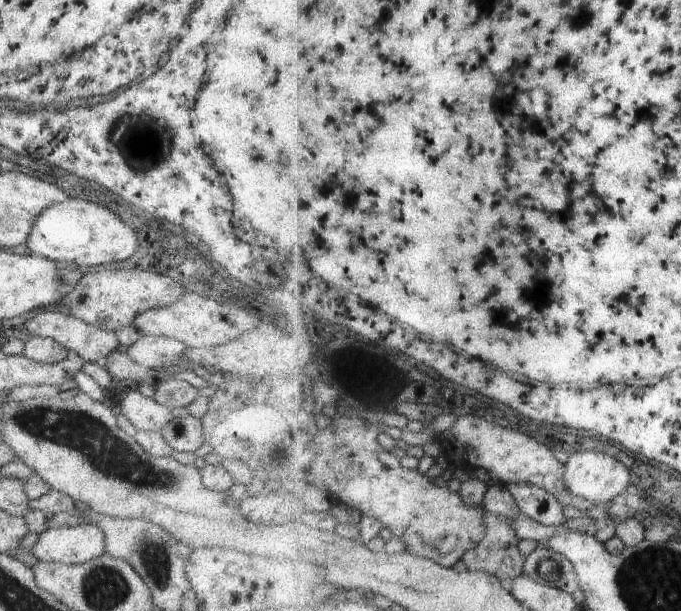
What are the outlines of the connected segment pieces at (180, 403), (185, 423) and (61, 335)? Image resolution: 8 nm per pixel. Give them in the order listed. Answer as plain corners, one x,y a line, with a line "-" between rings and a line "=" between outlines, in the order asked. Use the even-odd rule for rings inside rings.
168,380
157,385
153,400
160,405
172,410
177,407
188,407
201,392
182,380
=
191,415
172,418
159,434
172,451
194,453
203,445
201,423
=
38,312
34,314
23,326
21,332
30,337
47,337
60,344
66,350
74,350
76,354
85,361
97,363
105,368
106,358
118,349
119,341
115,331
106,331
102,328
87,324
73,316
66,316
60,312

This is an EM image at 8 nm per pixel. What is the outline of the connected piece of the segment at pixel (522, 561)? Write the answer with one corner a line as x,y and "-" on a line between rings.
490,513
485,518
485,528
487,529
485,538
471,549
464,557
463,561
469,569
477,569
496,576
500,580
515,580
525,574
527,556
520,552
521,539
513,528
513,520
509,516

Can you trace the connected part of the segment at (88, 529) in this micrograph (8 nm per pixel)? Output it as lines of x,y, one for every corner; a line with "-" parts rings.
83,522
78,526
50,528
39,537
31,550
39,561
78,565
108,555
105,552
104,532
93,523

